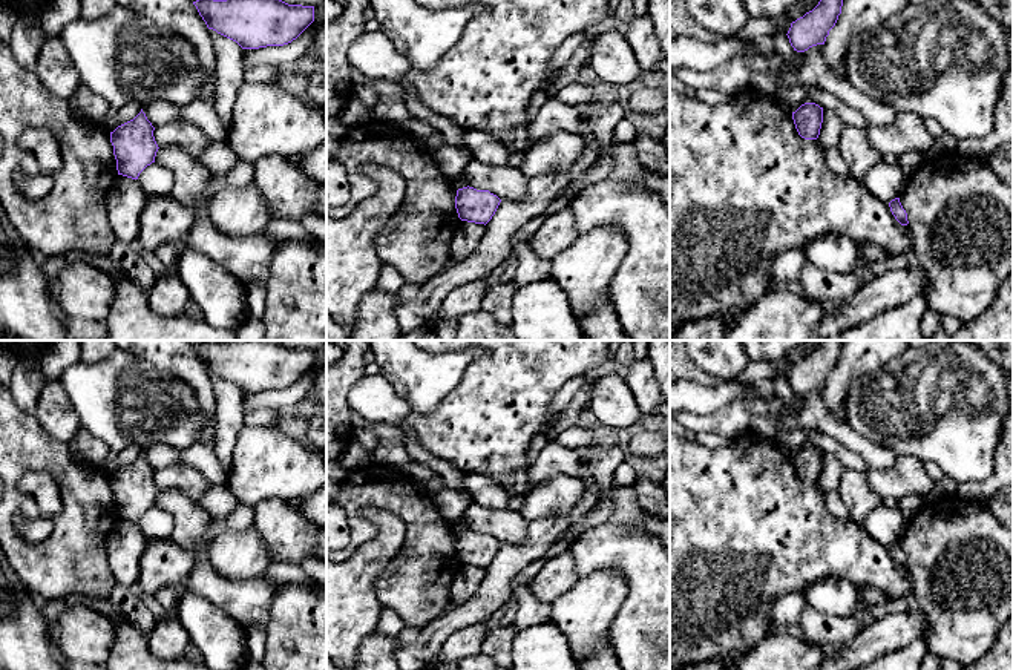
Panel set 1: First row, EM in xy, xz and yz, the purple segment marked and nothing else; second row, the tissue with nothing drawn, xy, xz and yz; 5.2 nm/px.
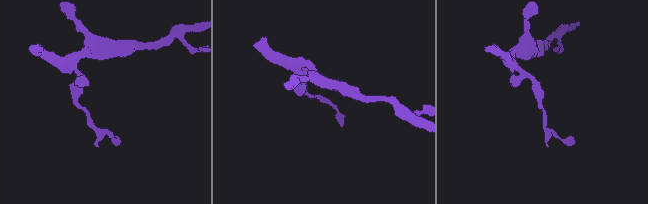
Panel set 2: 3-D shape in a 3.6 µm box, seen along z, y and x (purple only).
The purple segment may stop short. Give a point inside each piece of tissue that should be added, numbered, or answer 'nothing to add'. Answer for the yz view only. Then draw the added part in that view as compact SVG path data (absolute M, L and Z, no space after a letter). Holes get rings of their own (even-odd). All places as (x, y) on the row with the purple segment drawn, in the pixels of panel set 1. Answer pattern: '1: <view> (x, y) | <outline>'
nothing to add

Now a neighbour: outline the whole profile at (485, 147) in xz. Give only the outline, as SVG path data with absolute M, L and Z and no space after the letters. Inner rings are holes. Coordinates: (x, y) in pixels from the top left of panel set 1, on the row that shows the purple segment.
M464 130L463 141L474 159L489 166L507 164L510 152L493 135Z

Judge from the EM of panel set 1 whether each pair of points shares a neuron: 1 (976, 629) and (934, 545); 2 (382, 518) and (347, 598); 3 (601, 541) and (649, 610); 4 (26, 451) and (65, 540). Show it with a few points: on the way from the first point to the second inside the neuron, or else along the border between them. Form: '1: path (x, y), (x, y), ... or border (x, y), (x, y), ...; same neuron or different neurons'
1: path (950, 615), (940, 615), (927, 601), (924, 571); same neuron
2: path (383, 538), (383, 548), (356, 578); same neuron
3: path (618, 557), (649, 587), (649, 594); same neuron
4: path (52, 463), (72, 483), (72, 514); same neuron

